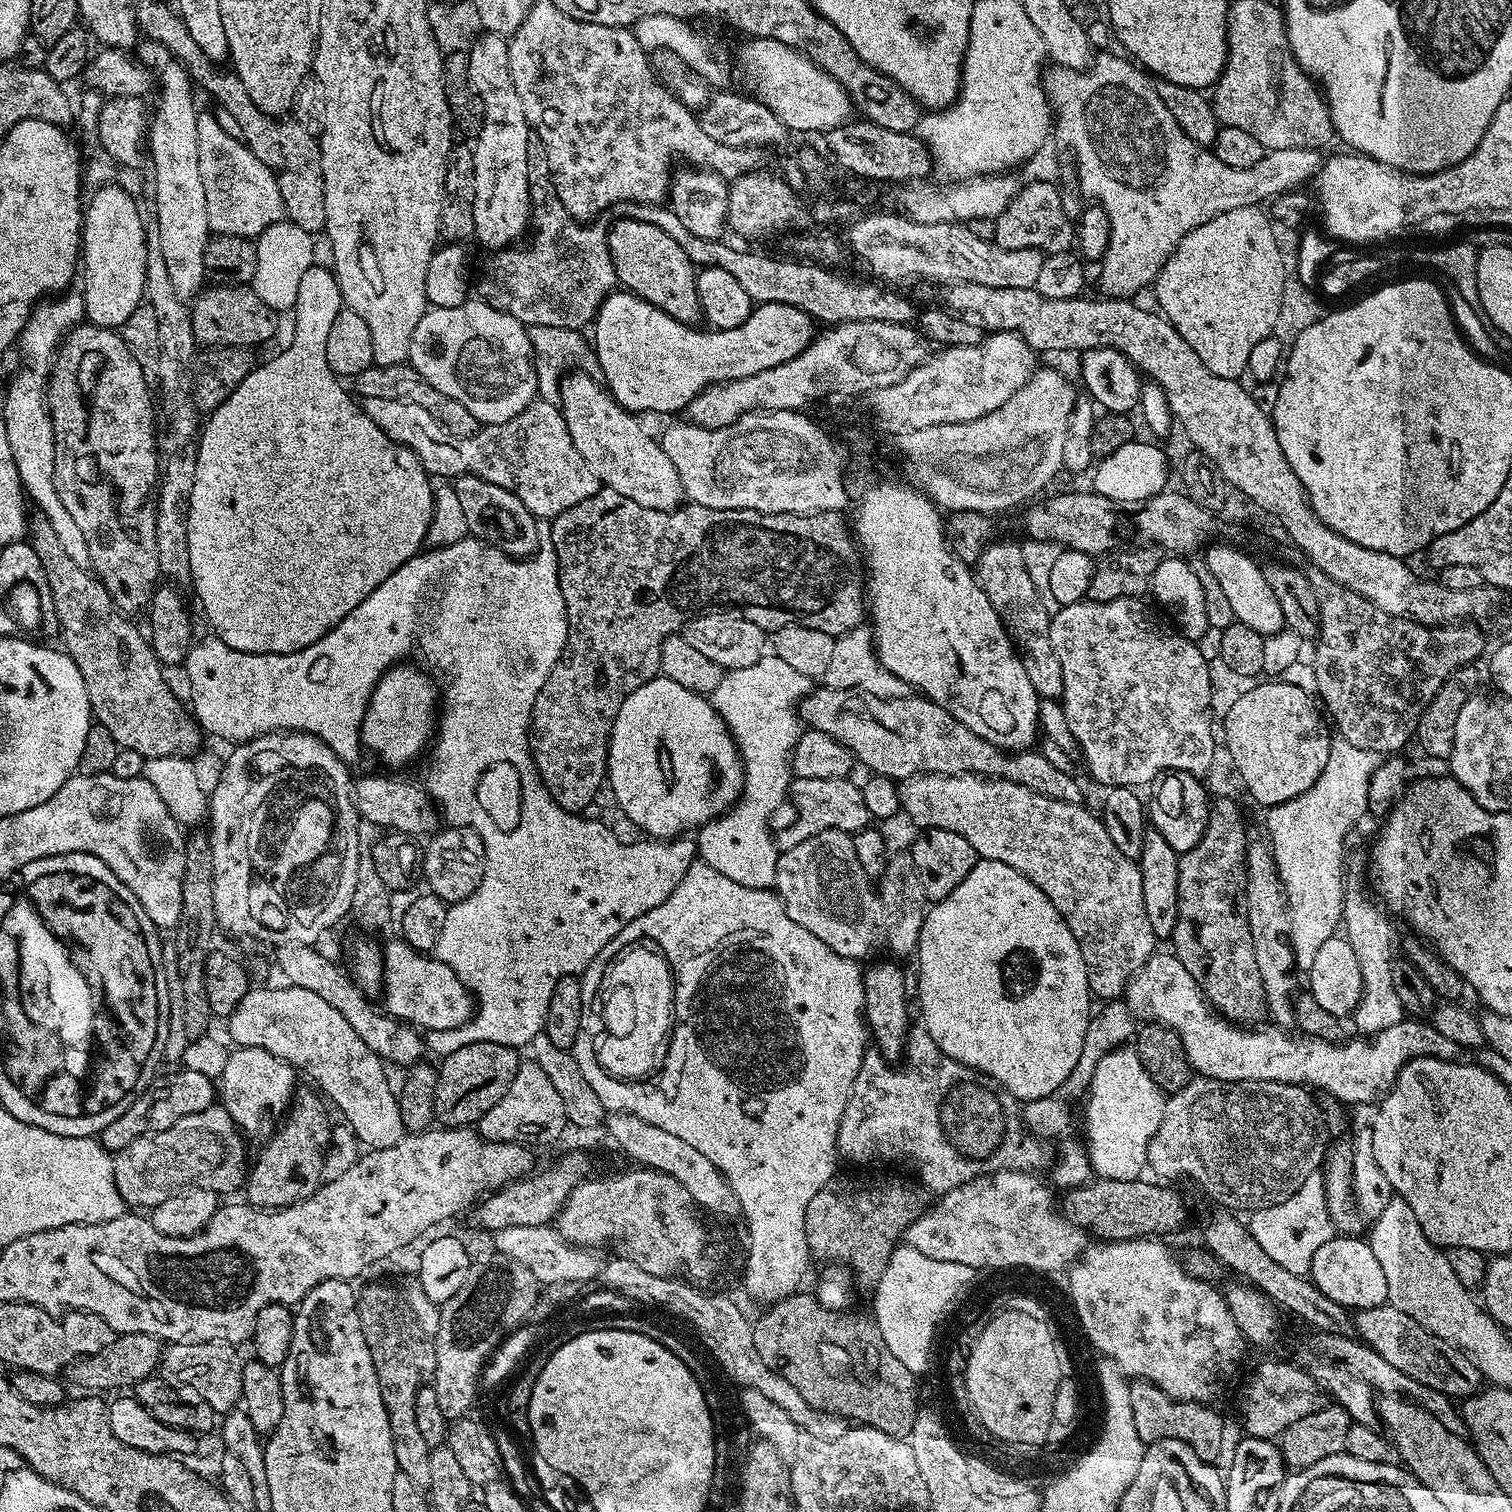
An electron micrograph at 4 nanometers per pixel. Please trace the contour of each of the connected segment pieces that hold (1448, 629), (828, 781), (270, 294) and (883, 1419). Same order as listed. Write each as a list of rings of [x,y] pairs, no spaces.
[[[1317,568],[1308,572],[1308,583],[1316,595],[1320,615],[1320,630],[1314,640],[1316,653],[1310,659],[1310,667],[1316,675],[1314,692],[1323,711],[1332,715],[1330,720],[1335,731],[1340,731],[1337,732],[1339,739],[1377,754],[1399,753],[1400,747],[1415,737],[1426,706],[1430,706],[1446,681],[1457,670],[1485,655],[1483,634],[1472,622],[1448,622],[1431,628],[1402,616],[1391,616],[1366,602],[1366,598],[1338,586],[1338,582],[1326,578]]]
[[[795,778],[790,789],[790,808],[796,811],[796,817],[775,833],[776,846],[780,852],[794,850],[798,842],[806,842],[806,838],[814,838],[814,834],[822,834],[822,830],[833,828],[839,832],[861,832],[869,827],[870,817],[866,810],[866,802],[862,802],[861,785],[855,784],[852,778]]]
[[[281,220],[266,228],[256,238],[256,264],[254,278],[250,286],[258,298],[277,312],[290,309],[299,301],[306,270],[313,267],[314,242],[313,235],[302,230],[289,220]]]
[[[797,1294],[788,1296],[777,1304],[767,1305],[760,1317],[755,1317],[752,1333],[754,1334],[754,1350],[770,1366],[770,1370],[779,1372],[810,1406],[816,1410],[826,1410],[835,1416],[842,1416],[857,1425],[882,1430],[882,1434],[890,1434],[901,1438],[911,1437],[912,1427],[918,1415],[916,1408],[917,1373],[906,1370],[894,1354],[890,1354],[890,1346],[882,1342],[882,1330],[878,1330],[875,1319],[871,1315],[863,1316],[860,1312],[845,1310],[835,1312],[833,1308],[823,1308],[815,1295]]]

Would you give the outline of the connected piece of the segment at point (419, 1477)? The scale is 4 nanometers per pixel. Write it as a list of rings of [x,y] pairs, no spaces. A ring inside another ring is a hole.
[[[419,1279],[400,1280],[397,1284],[368,1284],[358,1292],[358,1307],[362,1330],[366,1334],[366,1346],[370,1346],[370,1358],[374,1362],[374,1370],[378,1374],[378,1386],[382,1390],[382,1402],[390,1418],[390,1434],[394,1442],[396,1467],[412,1481],[418,1482],[422,1489],[430,1486],[430,1454],[426,1438],[418,1431],[414,1415],[414,1398],[418,1398],[418,1390],[425,1387],[426,1381],[436,1374],[436,1335],[440,1310],[437,1304],[426,1298],[426,1290],[422,1290]]]

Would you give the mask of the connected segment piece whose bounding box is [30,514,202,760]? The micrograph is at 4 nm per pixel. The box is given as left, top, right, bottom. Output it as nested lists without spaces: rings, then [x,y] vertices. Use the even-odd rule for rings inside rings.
[[[42,514],[31,517],[30,543],[46,574],[60,627],[58,636],[64,639],[63,651],[78,666],[82,682],[86,682],[95,723],[110,730],[117,749],[137,752],[140,758],[195,757],[202,729],[185,701],[183,704],[163,680],[165,669],[152,652],[145,633],[143,636],[128,621],[131,619],[117,609],[99,579],[62,550],[54,526]]]

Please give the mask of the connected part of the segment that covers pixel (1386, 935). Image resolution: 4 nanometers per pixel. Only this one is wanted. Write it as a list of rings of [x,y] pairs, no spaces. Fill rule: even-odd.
[[[1349,887],[1345,893],[1344,893],[1344,904],[1343,904],[1343,918],[1342,918],[1342,928],[1344,931],[1344,937],[1346,940],[1350,942],[1350,946],[1352,951],[1354,951],[1354,956],[1356,957],[1358,961],[1358,968],[1360,969],[1362,973],[1362,994],[1360,995],[1359,998],[1359,1004],[1356,1007],[1355,1011],[1353,1012],[1352,1015],[1352,1022],[1354,1022],[1359,1035],[1371,1038],[1375,1036],[1378,1033],[1384,1032],[1386,1029],[1389,1029],[1390,1026],[1397,1025],[1398,1022],[1404,1019],[1405,1011],[1404,1007],[1402,1006],[1401,1002],[1398,999],[1398,994],[1395,993],[1394,991],[1394,984],[1391,981],[1391,969],[1392,965],[1394,962],[1394,957],[1392,957],[1392,946],[1396,944],[1396,936],[1394,940],[1394,930],[1389,922],[1389,915],[1377,904],[1377,906],[1360,890],[1356,888]]]

